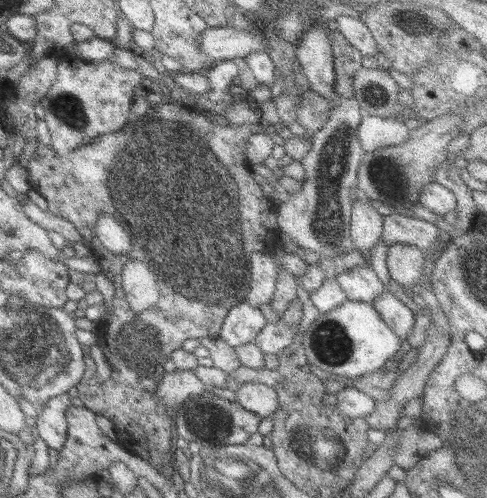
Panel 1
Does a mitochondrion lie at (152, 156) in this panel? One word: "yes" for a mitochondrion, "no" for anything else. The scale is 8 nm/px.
yes

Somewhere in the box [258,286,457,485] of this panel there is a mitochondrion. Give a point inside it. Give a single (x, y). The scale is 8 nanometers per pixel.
(332, 343)

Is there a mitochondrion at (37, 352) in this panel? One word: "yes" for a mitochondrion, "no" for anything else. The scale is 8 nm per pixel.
yes

